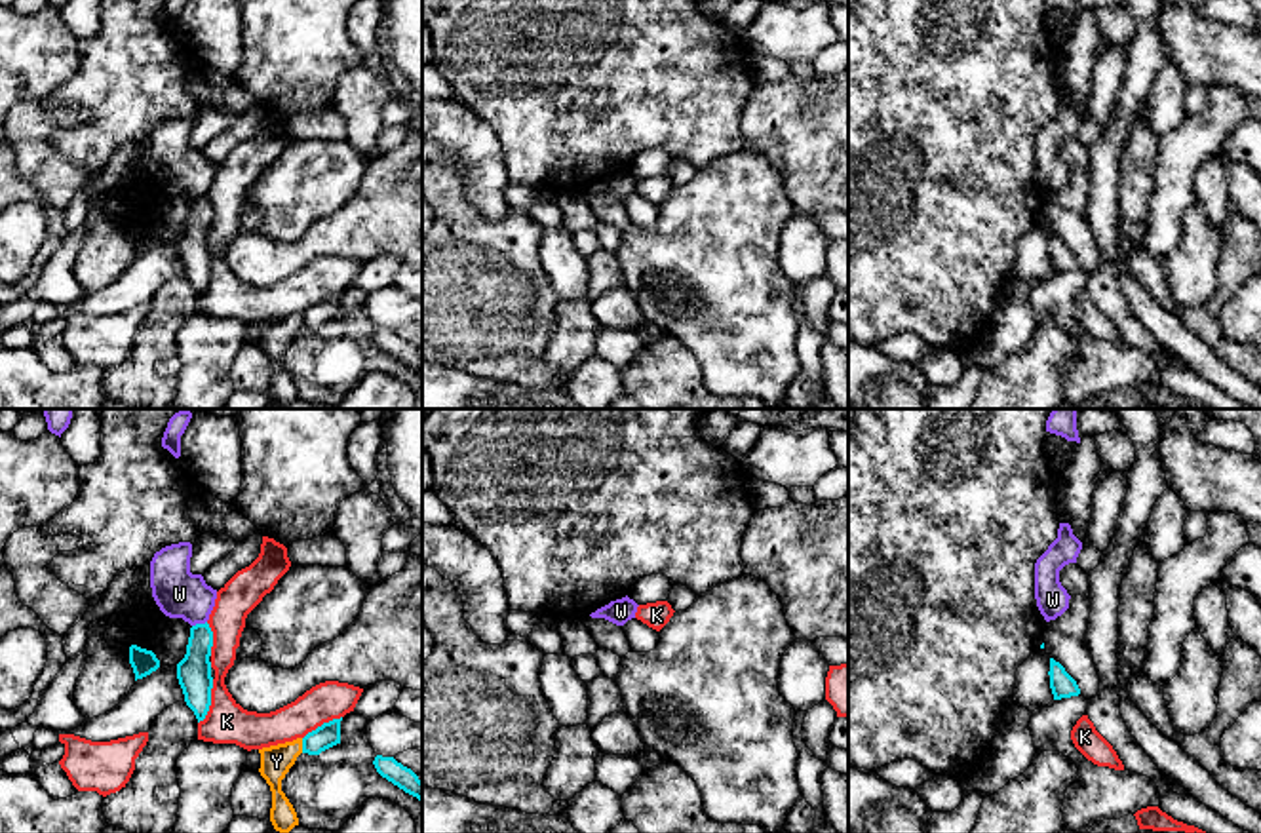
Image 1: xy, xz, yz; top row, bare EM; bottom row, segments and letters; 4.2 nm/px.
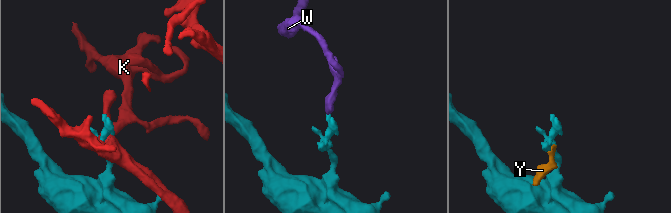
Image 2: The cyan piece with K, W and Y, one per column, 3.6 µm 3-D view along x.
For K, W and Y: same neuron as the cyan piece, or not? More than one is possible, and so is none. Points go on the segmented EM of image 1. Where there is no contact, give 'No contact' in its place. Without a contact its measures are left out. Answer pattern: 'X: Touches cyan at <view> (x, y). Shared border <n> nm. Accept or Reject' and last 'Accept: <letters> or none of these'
K: Touches cyan at xy (210, 702). Shared border 200 nm. Reject
W: Touches cyan at xy (198, 624). Shared border 70 nm. Reject
Y: Touches cyan at xy (303, 746). Shared border 60 nm. Reject
Accept: none of these

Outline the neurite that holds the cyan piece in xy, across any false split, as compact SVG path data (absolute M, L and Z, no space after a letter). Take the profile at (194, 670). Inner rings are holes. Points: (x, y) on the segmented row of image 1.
M209 624L190 628L184 658L177 664L177 679L186 706L194 711L198 723L205 719L211 706L211 647L213 631Z

